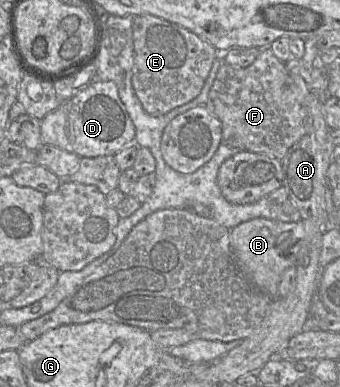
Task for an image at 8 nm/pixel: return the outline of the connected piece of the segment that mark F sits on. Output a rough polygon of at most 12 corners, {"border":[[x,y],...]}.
{"border":[[269,46],[223,63],[205,106],[222,141],[281,160],[309,87]]}

